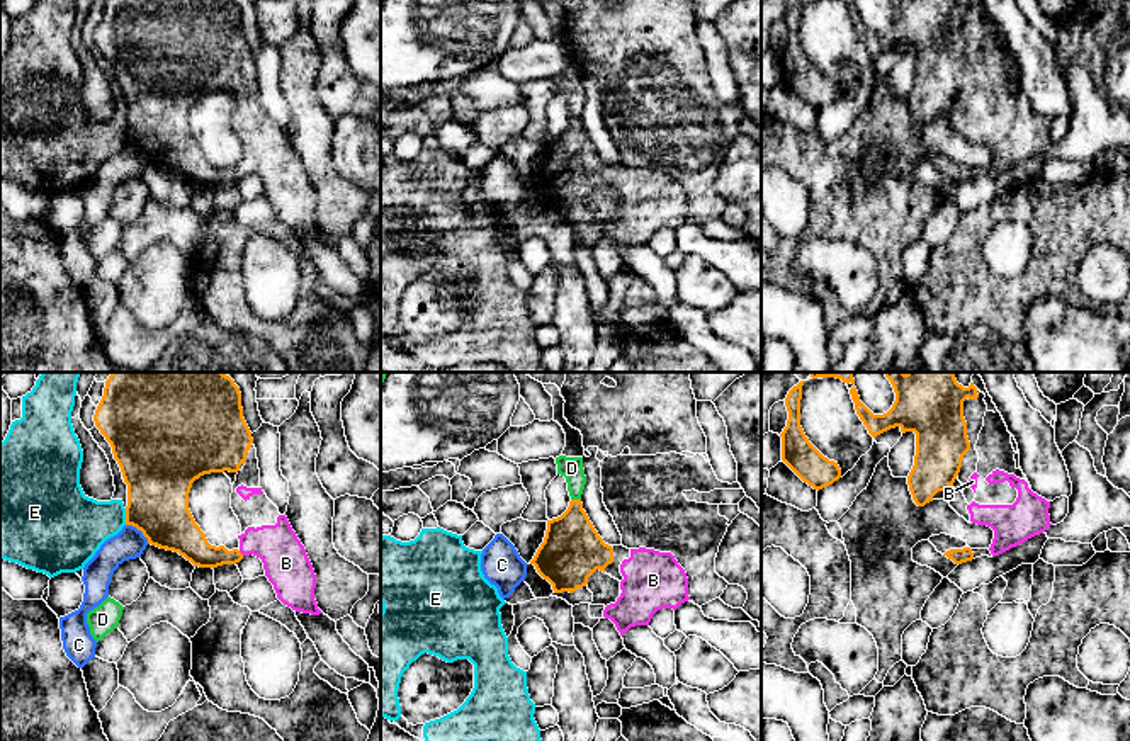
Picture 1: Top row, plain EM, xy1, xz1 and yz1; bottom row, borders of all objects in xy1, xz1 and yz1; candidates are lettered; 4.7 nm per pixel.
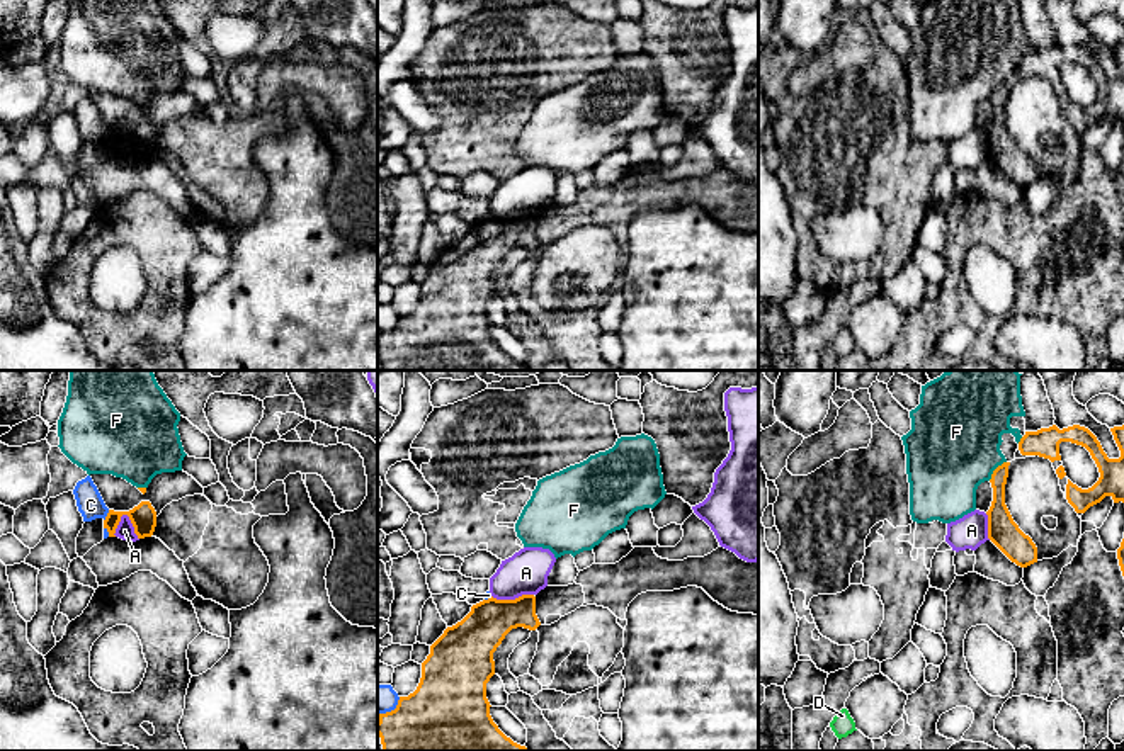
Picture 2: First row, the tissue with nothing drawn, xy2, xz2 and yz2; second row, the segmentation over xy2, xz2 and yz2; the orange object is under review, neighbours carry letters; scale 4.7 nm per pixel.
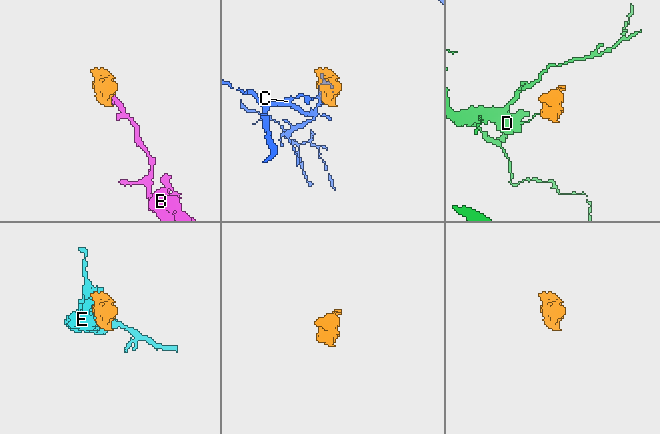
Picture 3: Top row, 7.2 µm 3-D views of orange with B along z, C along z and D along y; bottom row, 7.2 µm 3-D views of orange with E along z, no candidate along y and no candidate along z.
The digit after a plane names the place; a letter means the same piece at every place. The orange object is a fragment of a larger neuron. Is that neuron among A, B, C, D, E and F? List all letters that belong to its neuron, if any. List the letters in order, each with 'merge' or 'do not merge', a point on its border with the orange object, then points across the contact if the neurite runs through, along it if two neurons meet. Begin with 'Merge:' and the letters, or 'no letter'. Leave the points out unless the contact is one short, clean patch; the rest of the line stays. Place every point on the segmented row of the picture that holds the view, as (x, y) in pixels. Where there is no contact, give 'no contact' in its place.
Merge: B
A: do not merge | xy2 (133, 525) | along xy2 (123, 513), (128, 517), (138, 539)
B: merge | xy1 (240, 553)
C: do not merge | xy1 (140, 529)
D: do not merge | xz1 (576, 500) | along xz1 (571, 498), (580, 500)
E: do not merge | xy1 (126, 517)
F: do not merge | yz2 (995, 469)

